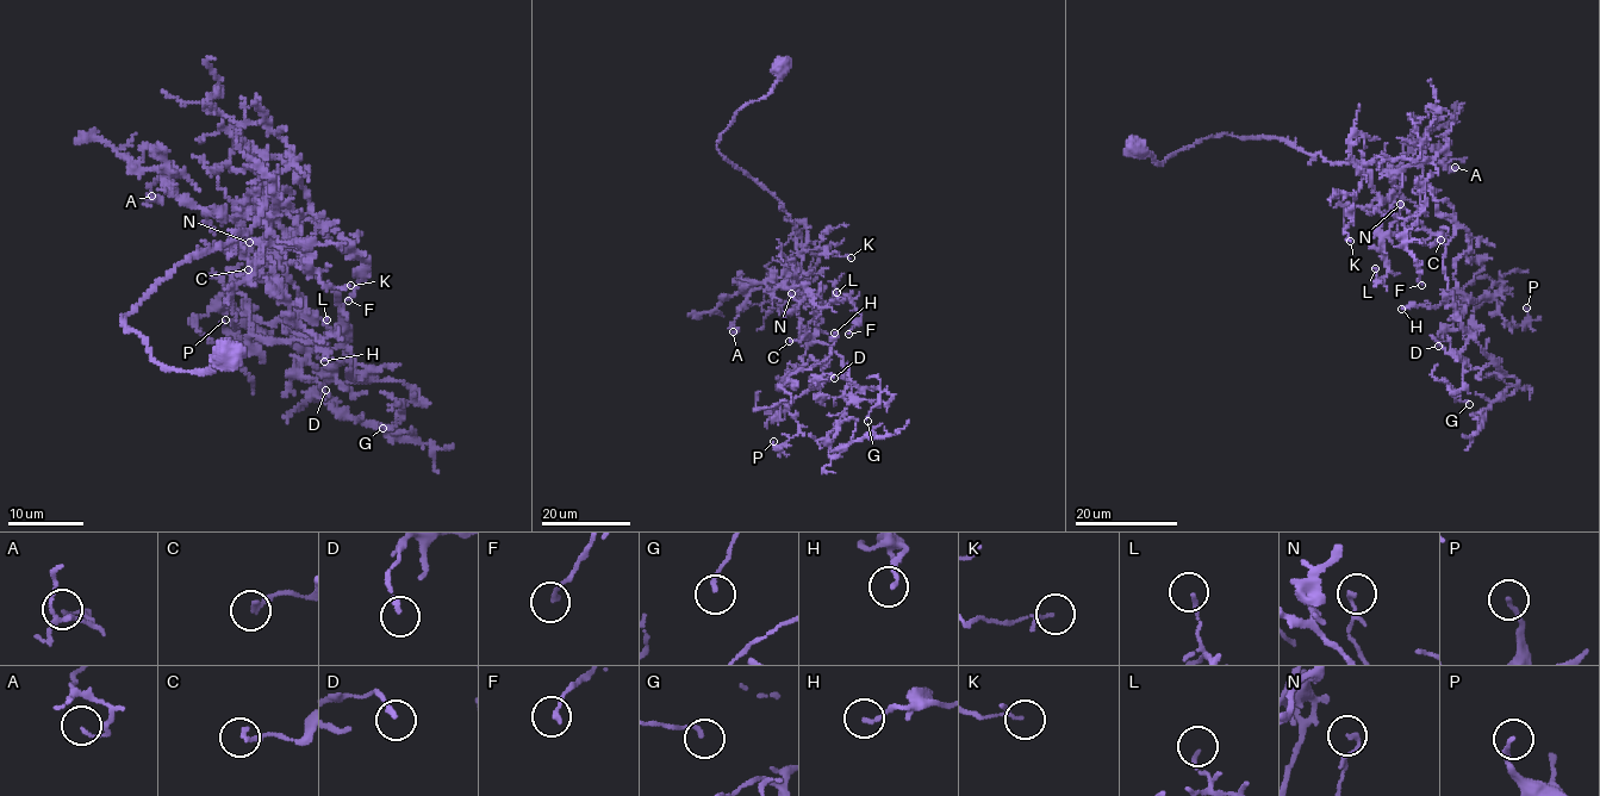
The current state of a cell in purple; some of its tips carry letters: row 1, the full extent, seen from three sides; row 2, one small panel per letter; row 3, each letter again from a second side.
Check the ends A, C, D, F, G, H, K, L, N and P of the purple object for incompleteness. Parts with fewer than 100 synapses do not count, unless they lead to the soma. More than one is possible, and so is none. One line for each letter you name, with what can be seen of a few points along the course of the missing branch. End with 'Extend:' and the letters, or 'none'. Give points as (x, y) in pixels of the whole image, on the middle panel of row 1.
Extend: none

